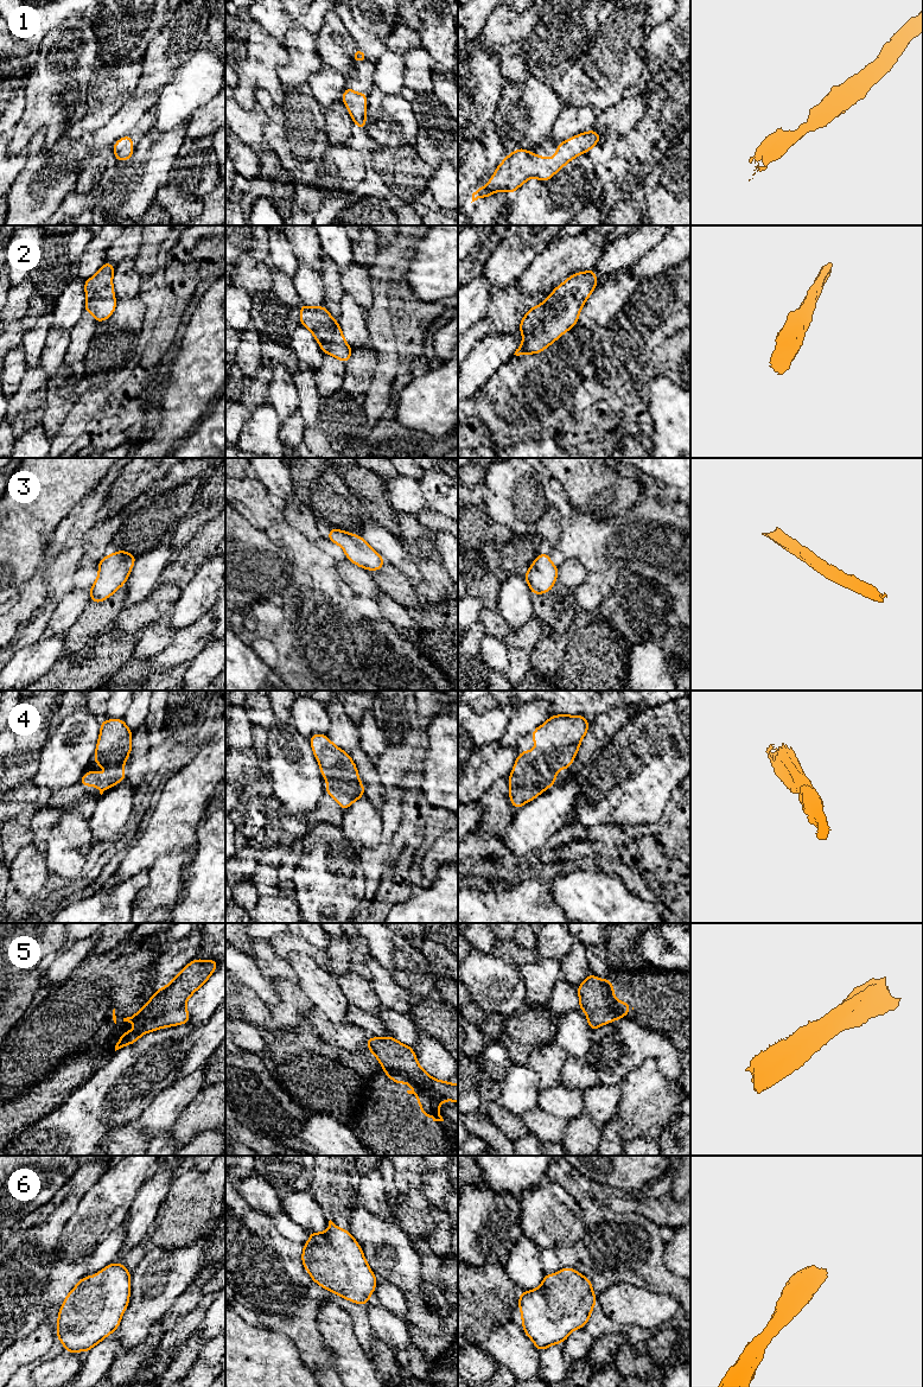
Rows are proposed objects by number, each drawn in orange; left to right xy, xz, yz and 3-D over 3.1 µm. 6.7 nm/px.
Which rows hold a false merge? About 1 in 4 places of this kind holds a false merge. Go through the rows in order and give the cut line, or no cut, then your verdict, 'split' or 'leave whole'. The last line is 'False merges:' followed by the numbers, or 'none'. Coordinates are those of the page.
1: cut none; leave whole
2: cut none; leave whole
3: cut none; leave whole
4: cut none; leave whole
5: cut none; leave whole
6: cut none; leave whole
False merges: none

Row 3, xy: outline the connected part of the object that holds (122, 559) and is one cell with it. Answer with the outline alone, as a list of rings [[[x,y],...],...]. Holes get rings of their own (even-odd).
[[[117,551],[98,561],[98,574],[90,587],[91,603],[101,603],[126,584],[138,556]]]

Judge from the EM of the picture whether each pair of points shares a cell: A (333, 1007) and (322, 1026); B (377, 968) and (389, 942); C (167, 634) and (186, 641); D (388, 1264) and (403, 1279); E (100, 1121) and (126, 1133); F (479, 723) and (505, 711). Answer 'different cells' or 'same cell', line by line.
A: different cells
B: different cells
C: different cells
D: same cell
E: different cells
F: same cell

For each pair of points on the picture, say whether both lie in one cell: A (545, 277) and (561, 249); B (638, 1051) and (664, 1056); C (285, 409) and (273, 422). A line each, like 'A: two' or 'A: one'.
A: one
B: one
C: two

